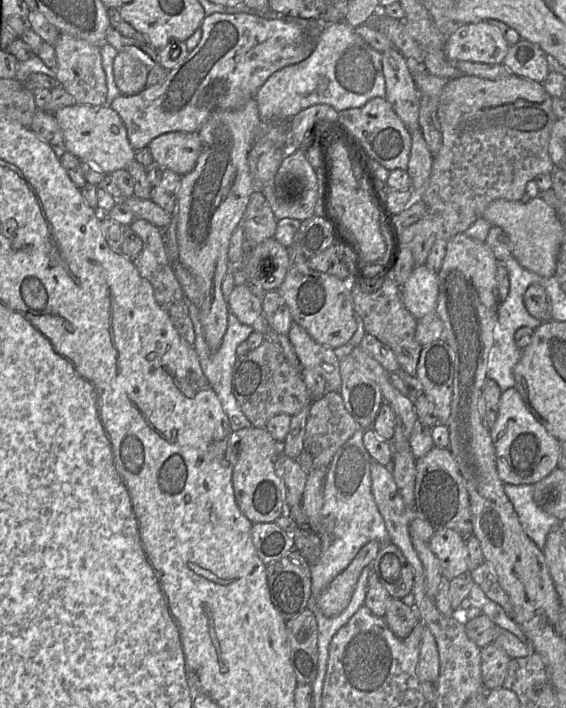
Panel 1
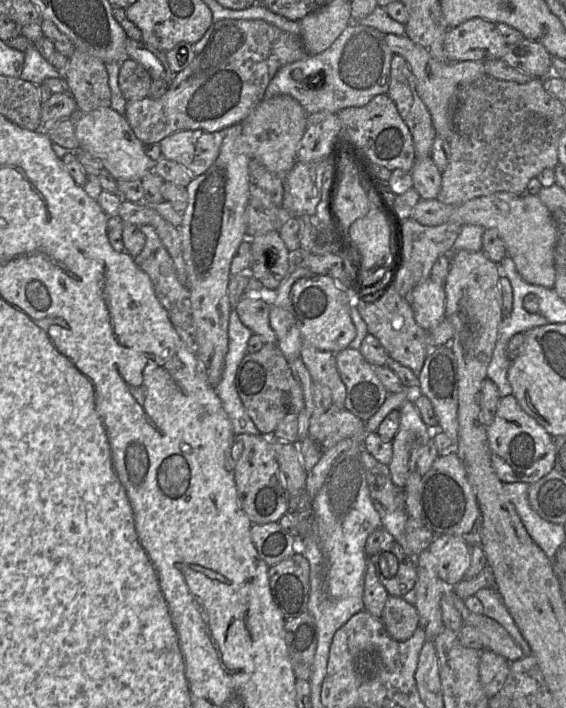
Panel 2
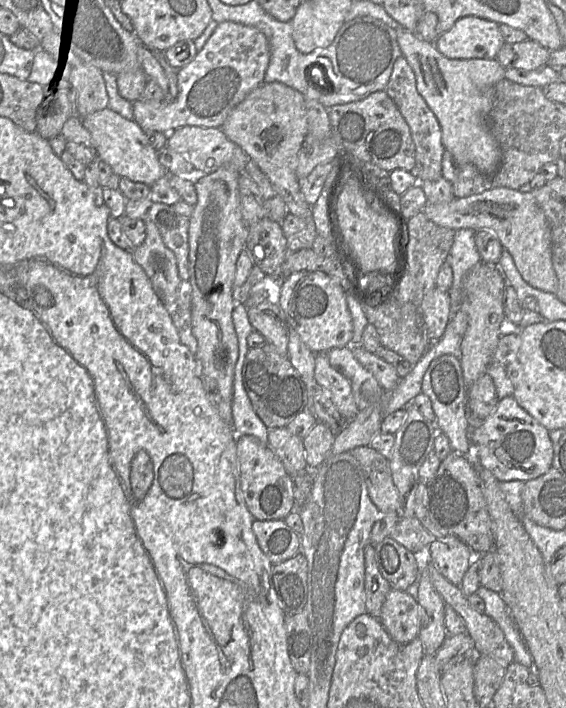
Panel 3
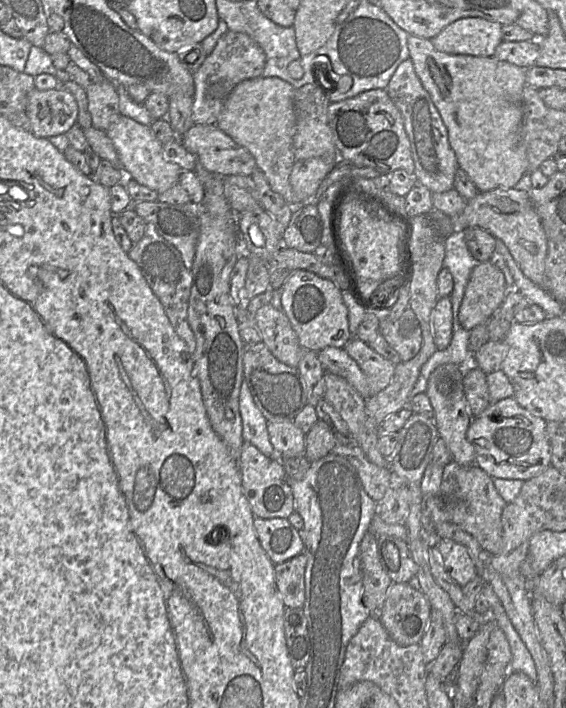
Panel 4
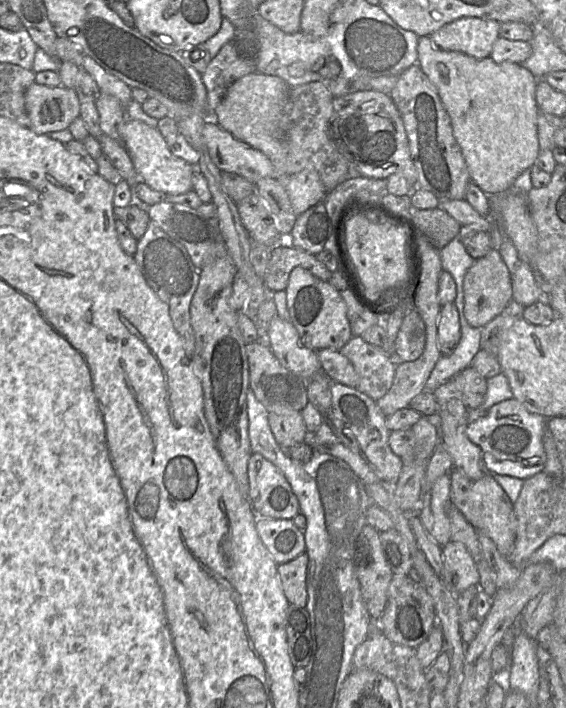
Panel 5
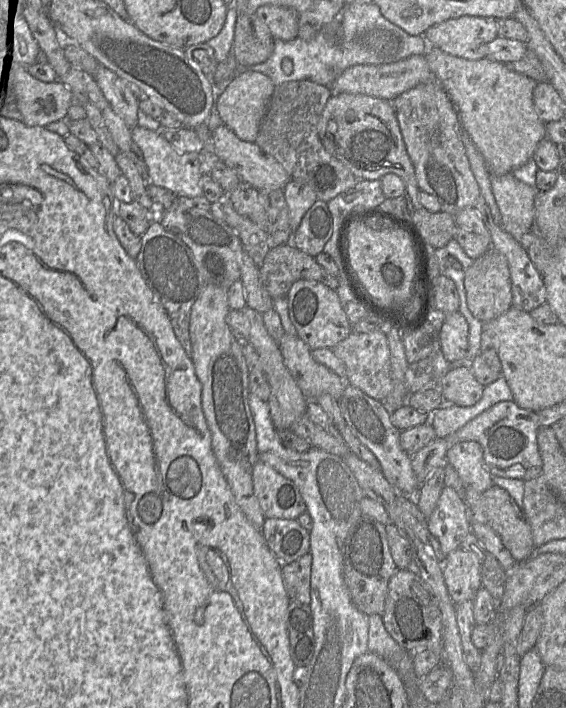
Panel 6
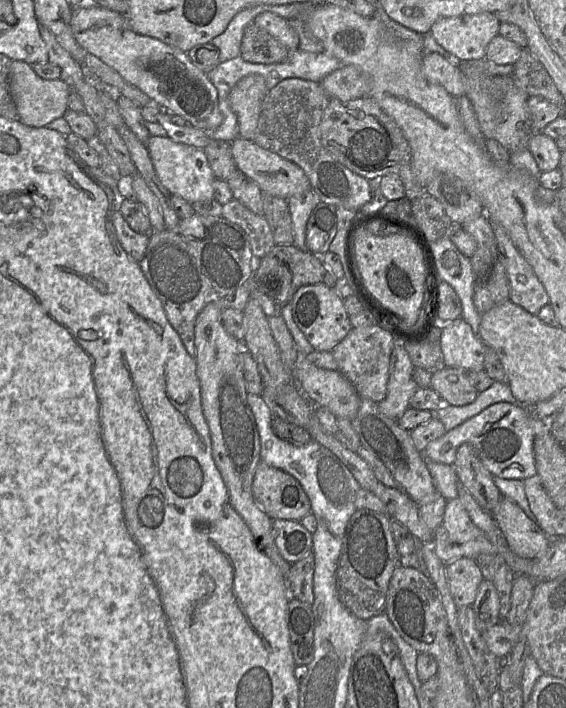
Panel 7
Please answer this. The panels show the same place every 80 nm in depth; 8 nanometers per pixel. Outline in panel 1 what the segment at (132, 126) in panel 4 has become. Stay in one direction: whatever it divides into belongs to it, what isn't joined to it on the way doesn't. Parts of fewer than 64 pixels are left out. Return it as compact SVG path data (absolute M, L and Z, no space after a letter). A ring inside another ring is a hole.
M75 104L60 108L53 115L63 132L63 149L81 161L91 163L105 174L110 174L126 169L135 160L136 152L129 143L126 127L110 106Z

